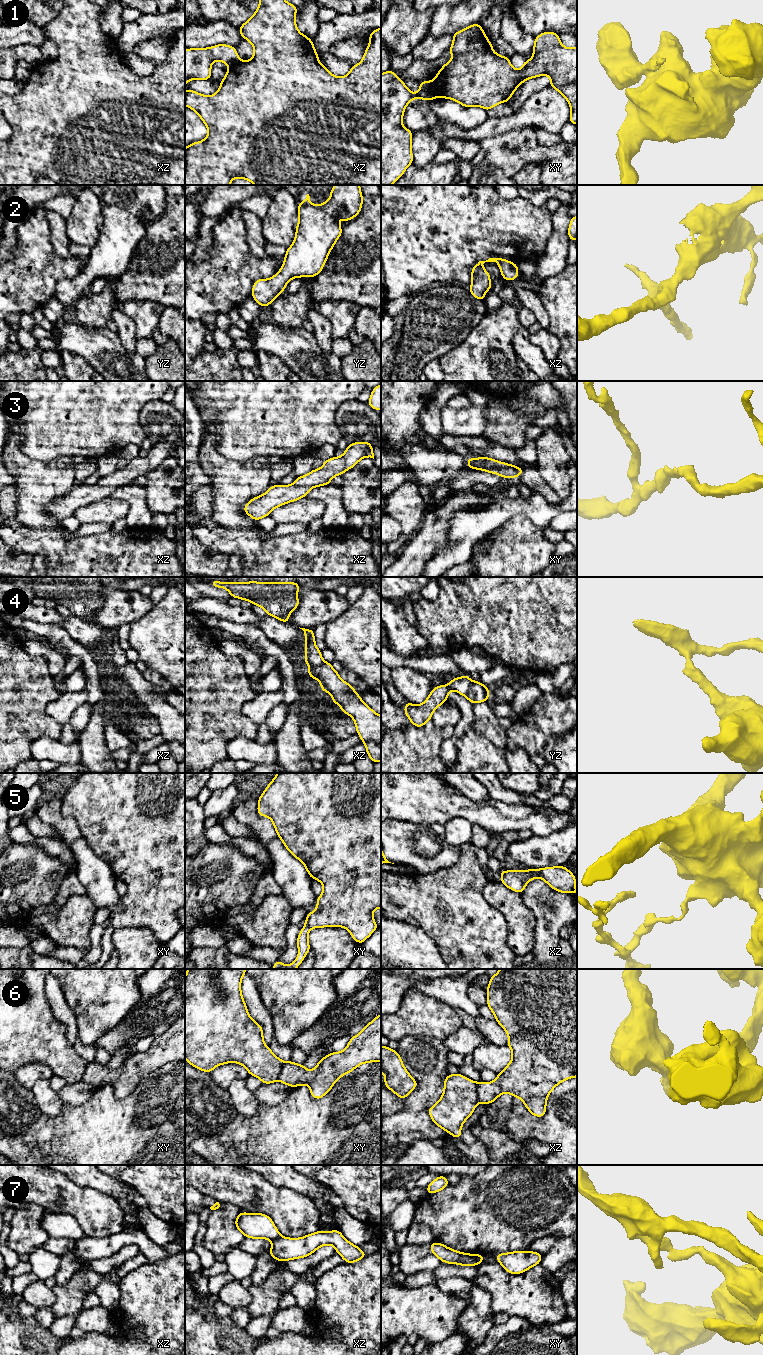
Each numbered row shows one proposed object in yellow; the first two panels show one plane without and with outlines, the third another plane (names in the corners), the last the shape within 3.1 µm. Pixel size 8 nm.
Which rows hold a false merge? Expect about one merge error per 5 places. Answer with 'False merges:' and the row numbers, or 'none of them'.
False merges: 1, 4, 5, 6, 7

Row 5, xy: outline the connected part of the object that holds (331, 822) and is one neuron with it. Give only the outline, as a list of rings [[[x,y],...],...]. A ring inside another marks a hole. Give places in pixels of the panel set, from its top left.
[[[278,773],[258,798],[257,813],[272,820],[286,849],[304,863],[312,879],[323,884],[323,893],[317,897],[316,909],[306,915],[305,921],[309,928],[345,927],[352,938],[362,944],[378,928],[373,911],[381,908],[381,773]]]

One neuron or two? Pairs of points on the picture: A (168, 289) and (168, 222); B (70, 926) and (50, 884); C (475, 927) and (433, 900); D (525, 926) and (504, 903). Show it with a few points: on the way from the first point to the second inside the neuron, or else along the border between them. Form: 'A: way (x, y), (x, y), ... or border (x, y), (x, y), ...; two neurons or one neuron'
A: way (168, 272), (168, 239); one neuron
B: way (56, 926), (42, 914), (42, 898); one neuron
C: way (465, 925), (443, 903); one neuron
D: way (520, 920), (510, 909); one neuron

